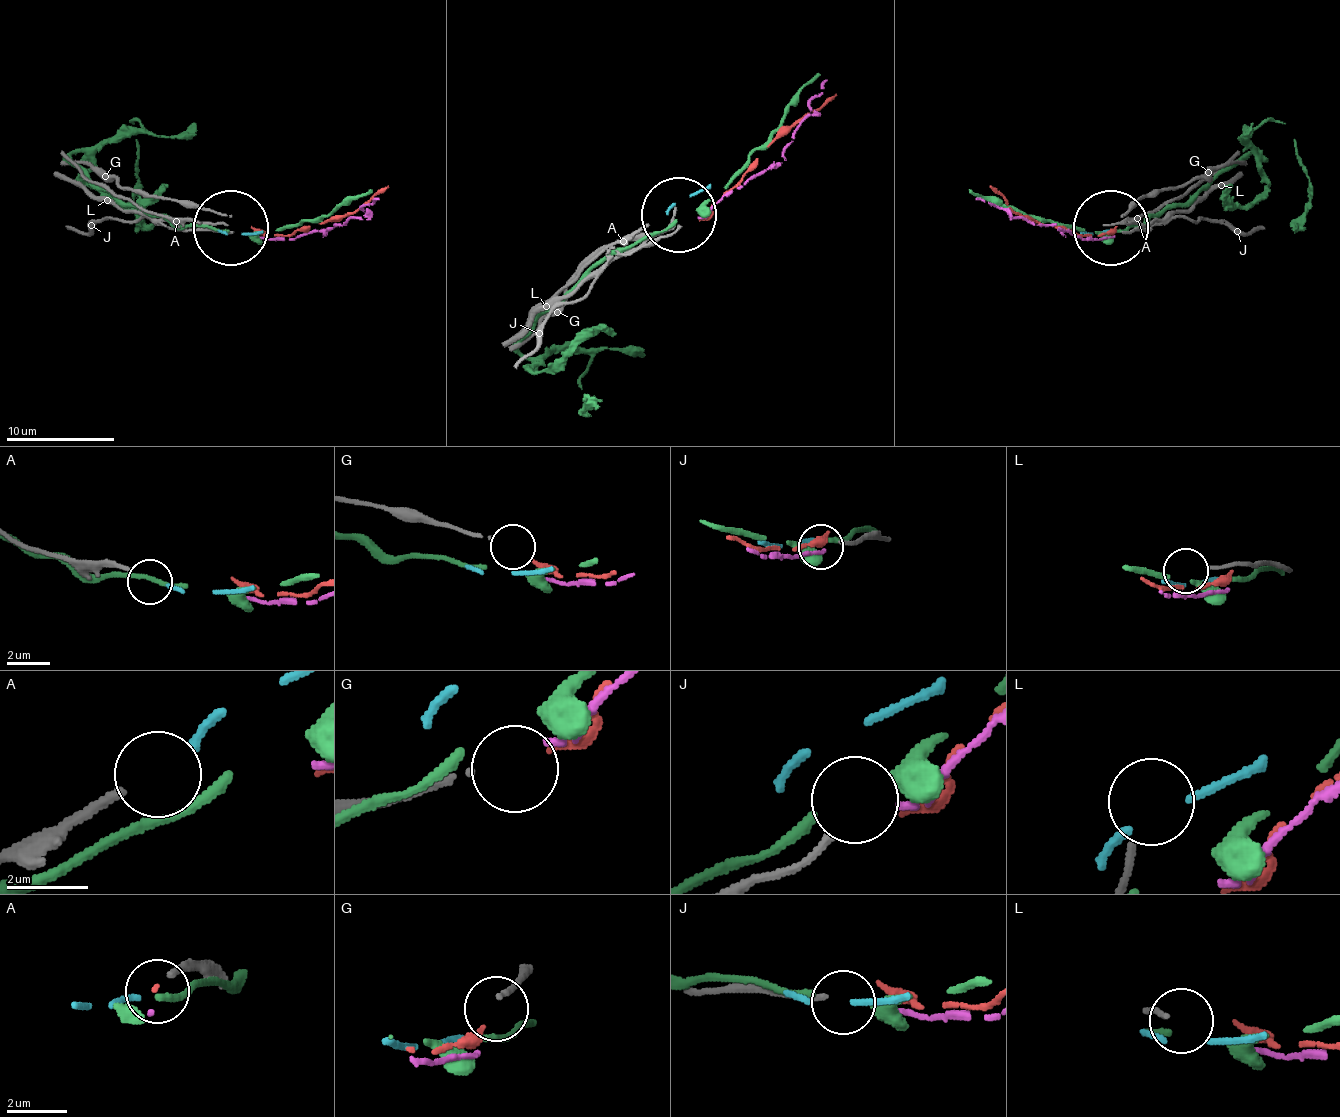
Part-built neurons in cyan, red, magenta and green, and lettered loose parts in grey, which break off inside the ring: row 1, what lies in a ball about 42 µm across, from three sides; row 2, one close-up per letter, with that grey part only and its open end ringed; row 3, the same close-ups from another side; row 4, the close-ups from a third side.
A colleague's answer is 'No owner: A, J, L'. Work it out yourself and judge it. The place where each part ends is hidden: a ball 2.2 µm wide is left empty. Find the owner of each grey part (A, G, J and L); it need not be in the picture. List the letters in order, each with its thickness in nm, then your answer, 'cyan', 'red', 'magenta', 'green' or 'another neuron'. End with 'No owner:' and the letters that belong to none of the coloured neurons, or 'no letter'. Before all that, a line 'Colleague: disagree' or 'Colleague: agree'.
Colleague: disagree
A: calibre 200 nm; cyan
G: calibre 160 nm; red
J: calibre 170 nm; another neuron
L: calibre 160 nm; another neuron
No owner: J, L

